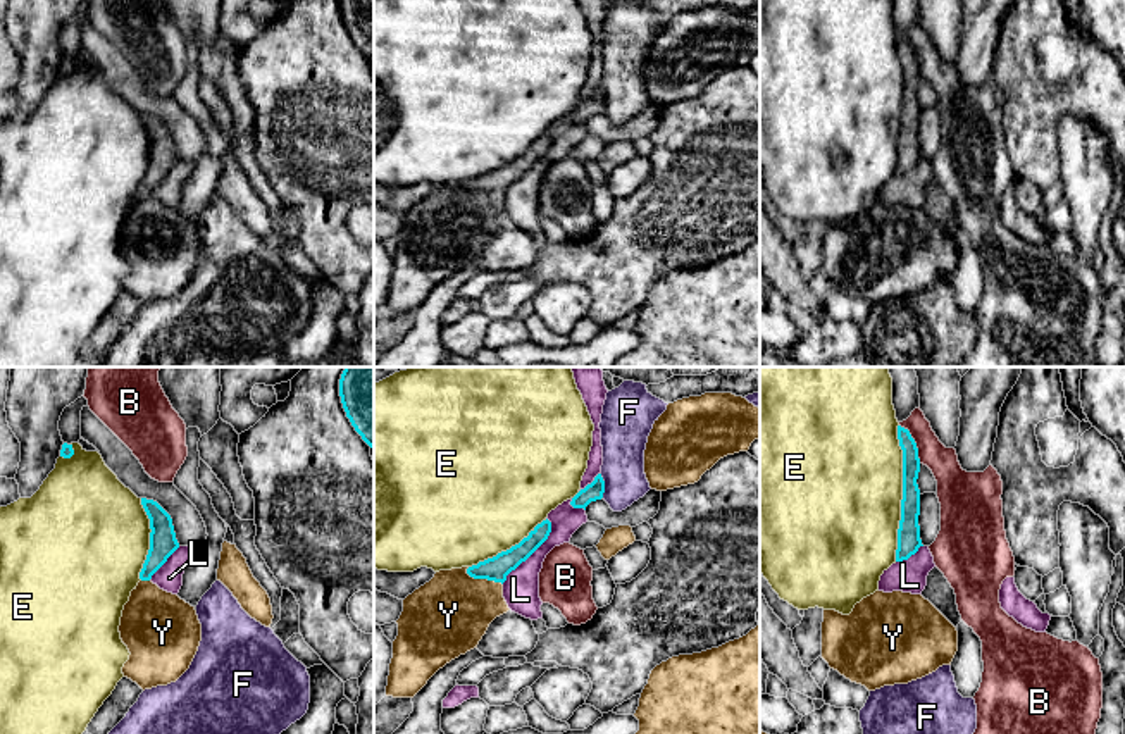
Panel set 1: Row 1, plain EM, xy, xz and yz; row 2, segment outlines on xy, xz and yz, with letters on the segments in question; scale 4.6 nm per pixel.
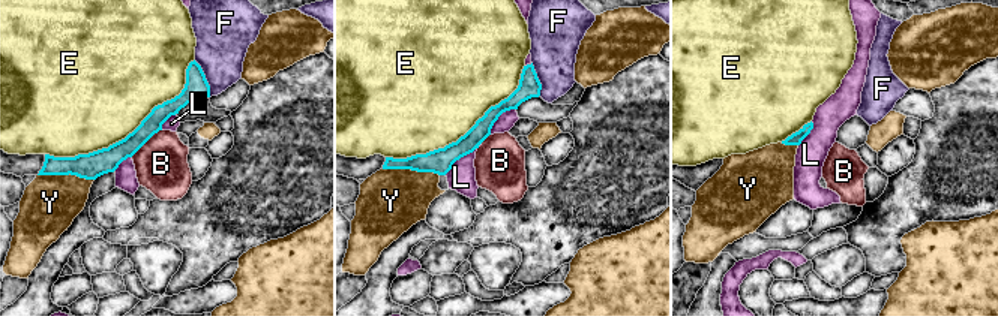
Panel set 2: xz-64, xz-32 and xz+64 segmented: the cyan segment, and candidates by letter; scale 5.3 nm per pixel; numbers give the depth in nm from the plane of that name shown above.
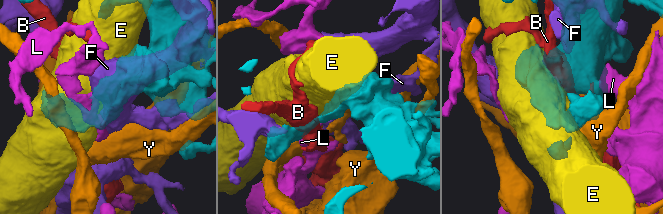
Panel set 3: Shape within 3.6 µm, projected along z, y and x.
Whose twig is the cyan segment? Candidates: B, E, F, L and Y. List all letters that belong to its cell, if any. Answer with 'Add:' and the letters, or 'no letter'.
Add: L

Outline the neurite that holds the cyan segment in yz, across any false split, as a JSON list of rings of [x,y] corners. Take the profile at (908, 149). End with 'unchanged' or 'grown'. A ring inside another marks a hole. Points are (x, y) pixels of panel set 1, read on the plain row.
[[[898,40],[898,53],[903,64],[903,114],[901,114],[901,134],[898,143],[898,164],[896,176],[908,174],[918,165],[920,153],[920,103],[917,98],[920,86],[920,72],[915,53],[910,45]]]; unchanged

